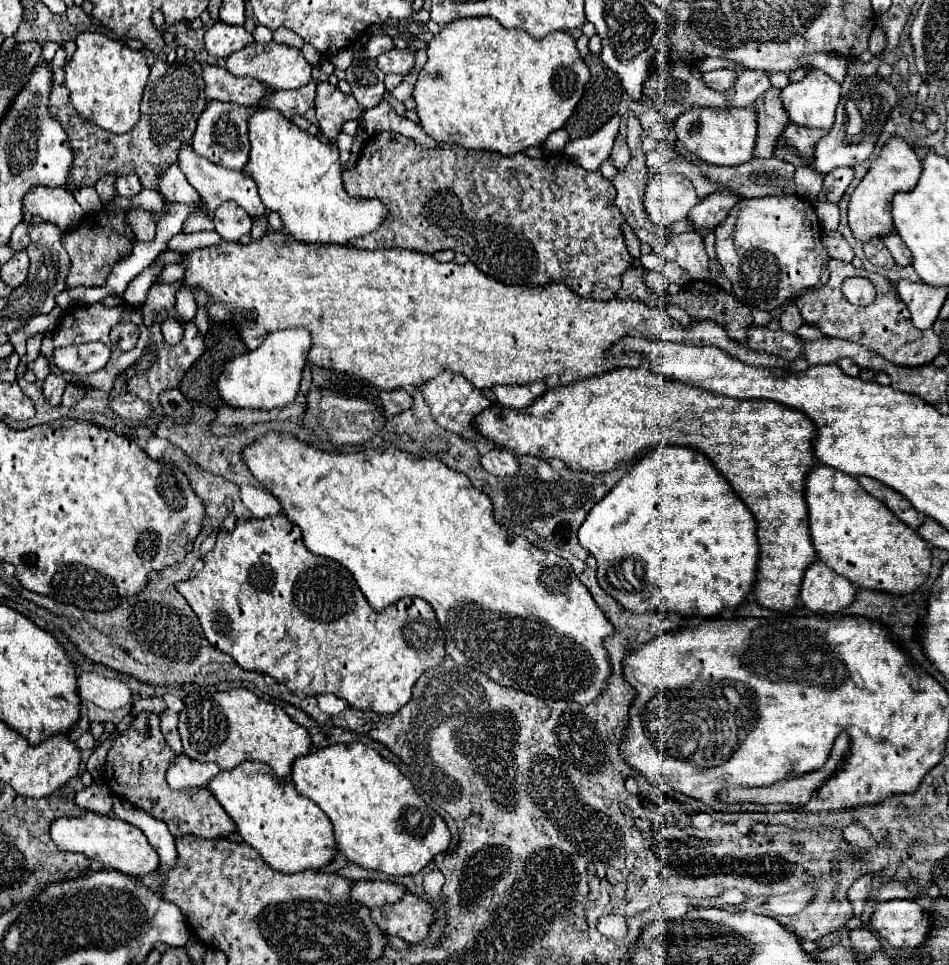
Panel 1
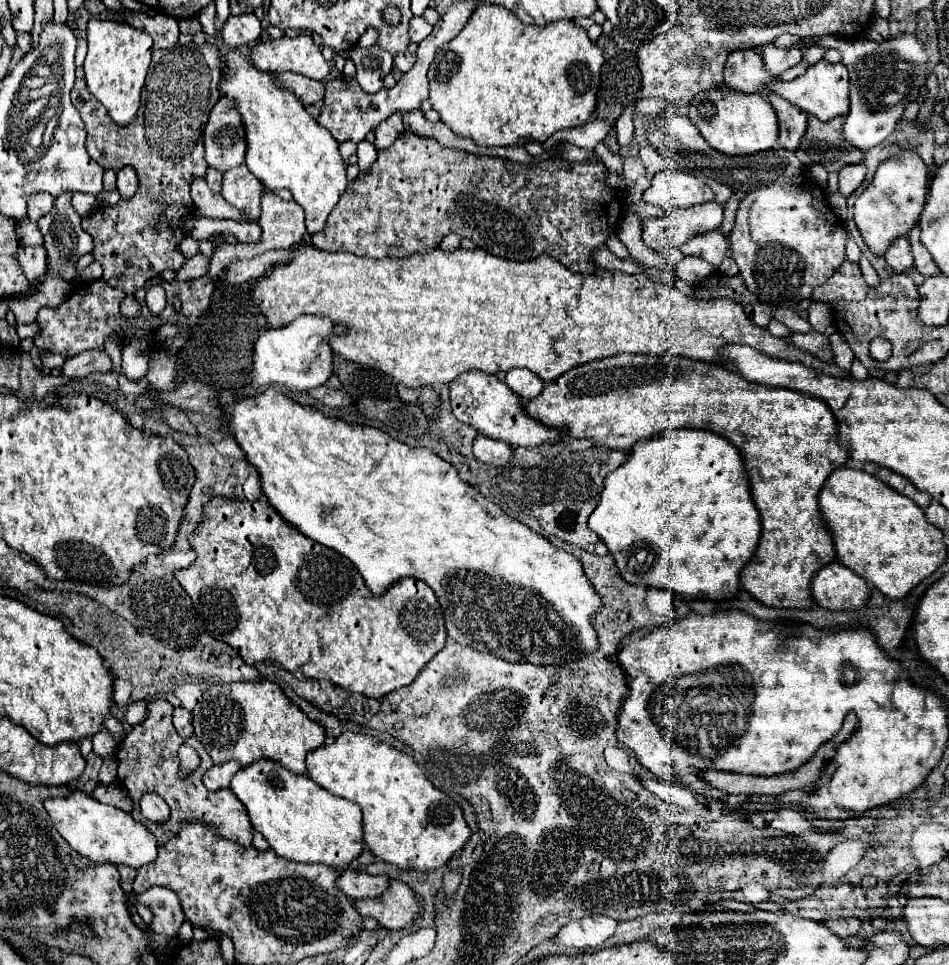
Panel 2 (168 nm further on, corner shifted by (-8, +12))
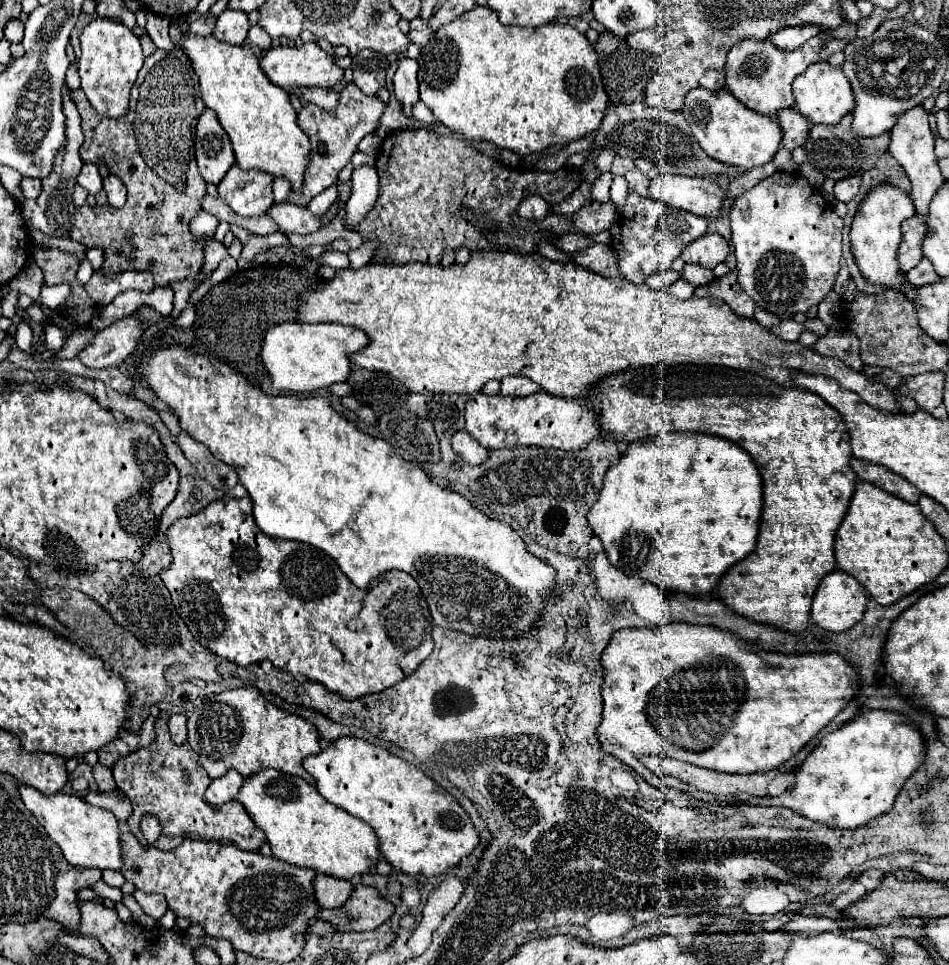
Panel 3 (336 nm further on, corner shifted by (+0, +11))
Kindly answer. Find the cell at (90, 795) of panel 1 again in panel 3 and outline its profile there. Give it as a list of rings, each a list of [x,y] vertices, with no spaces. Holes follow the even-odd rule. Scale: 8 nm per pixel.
[[[107,791],[107,793],[89,793],[85,797],[85,801],[93,807],[101,807],[111,811],[121,823],[131,815],[131,803],[129,799],[125,799],[125,795],[121,795],[121,791]]]

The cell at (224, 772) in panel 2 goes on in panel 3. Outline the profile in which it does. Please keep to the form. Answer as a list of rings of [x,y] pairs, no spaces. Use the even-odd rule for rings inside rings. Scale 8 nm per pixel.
[[[227,771],[221,779],[211,781],[211,785],[205,791],[205,799],[211,805],[221,805],[229,799],[235,799],[241,783],[243,783],[243,777],[237,771]]]

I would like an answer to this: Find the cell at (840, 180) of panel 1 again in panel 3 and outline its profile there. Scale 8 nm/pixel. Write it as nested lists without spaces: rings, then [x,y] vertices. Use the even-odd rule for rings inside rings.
[[[845,177],[841,181],[835,183],[835,199],[839,201],[851,201],[857,191],[859,191],[859,185],[861,185],[861,179],[859,177]]]

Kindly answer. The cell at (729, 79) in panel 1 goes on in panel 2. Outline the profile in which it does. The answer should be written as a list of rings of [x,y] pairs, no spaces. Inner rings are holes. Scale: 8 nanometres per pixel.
[[[755,48],[735,50],[725,62],[725,84],[743,94],[765,94],[767,86],[777,82],[763,64],[761,52]]]

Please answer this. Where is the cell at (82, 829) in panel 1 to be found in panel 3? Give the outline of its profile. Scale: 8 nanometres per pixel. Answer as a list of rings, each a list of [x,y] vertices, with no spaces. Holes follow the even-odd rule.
[[[19,785],[21,799],[25,807],[39,819],[39,823],[45,827],[49,837],[61,847],[65,859],[71,865],[79,867],[97,867],[97,869],[121,869],[123,863],[123,847],[121,847],[121,833],[119,833],[119,823],[113,817],[113,813],[91,807],[77,795],[67,795],[67,793],[53,793],[53,795],[43,795],[41,791],[29,787],[29,785]]]

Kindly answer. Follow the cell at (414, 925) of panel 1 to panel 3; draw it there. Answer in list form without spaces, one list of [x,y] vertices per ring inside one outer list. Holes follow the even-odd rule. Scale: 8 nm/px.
[[[363,883],[355,885],[349,901],[337,909],[321,909],[319,917],[333,923],[341,933],[343,931],[371,931],[381,923],[389,921],[395,911],[395,905],[381,897],[375,887]]]

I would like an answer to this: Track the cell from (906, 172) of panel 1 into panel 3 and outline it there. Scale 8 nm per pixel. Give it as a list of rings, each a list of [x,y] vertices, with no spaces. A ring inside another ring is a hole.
[[[891,183],[875,185],[865,199],[859,203],[853,225],[851,225],[851,251],[861,269],[861,273],[881,285],[897,287],[901,283],[901,269],[897,265],[897,247],[901,241],[901,223],[915,215],[913,199],[903,189],[893,187]]]

